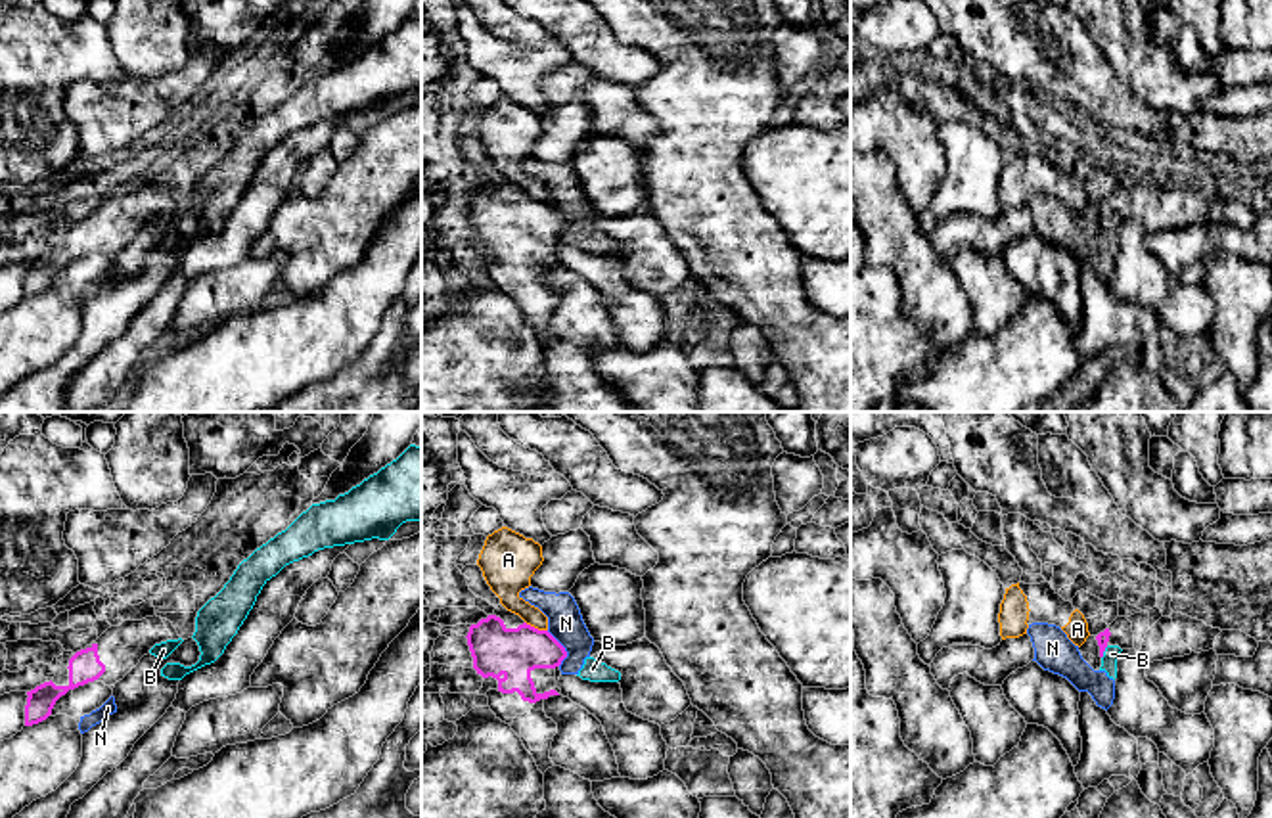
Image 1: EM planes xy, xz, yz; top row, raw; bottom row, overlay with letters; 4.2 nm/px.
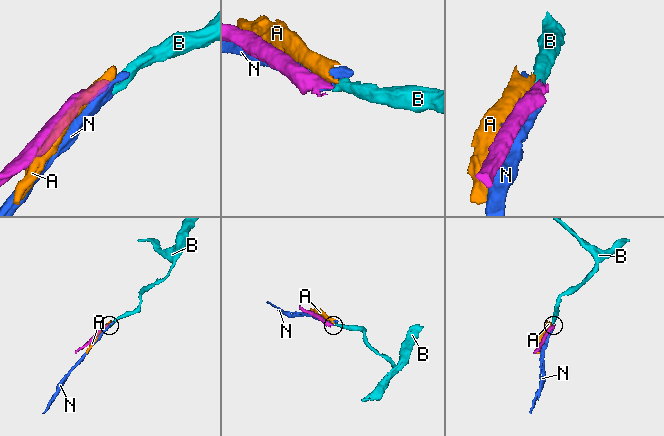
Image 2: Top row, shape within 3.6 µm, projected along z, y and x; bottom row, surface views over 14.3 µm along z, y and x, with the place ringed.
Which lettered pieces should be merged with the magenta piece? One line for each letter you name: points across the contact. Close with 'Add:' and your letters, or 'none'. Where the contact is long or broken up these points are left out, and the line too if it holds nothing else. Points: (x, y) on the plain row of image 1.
Add: none

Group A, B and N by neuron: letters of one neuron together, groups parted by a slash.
A / B N

